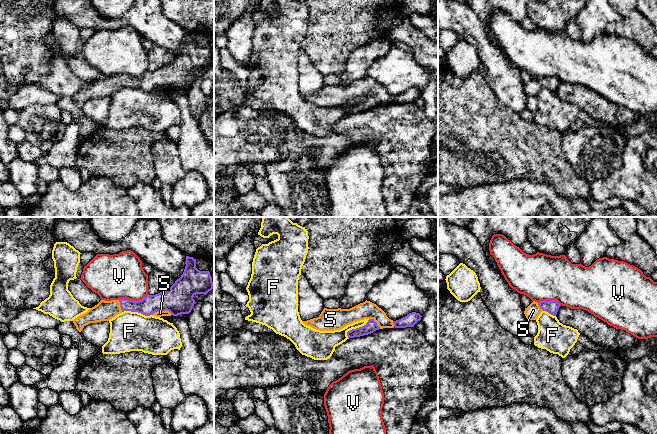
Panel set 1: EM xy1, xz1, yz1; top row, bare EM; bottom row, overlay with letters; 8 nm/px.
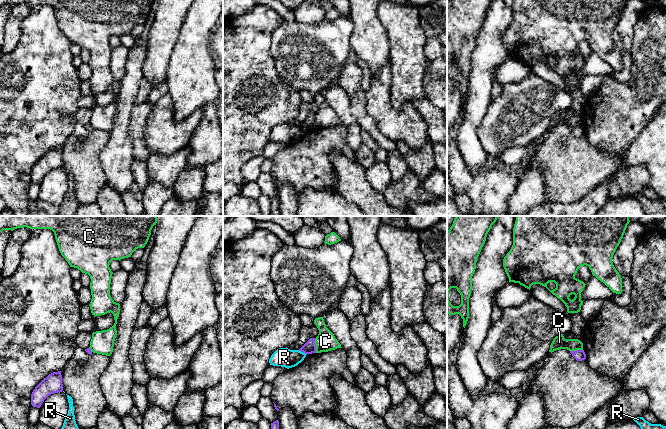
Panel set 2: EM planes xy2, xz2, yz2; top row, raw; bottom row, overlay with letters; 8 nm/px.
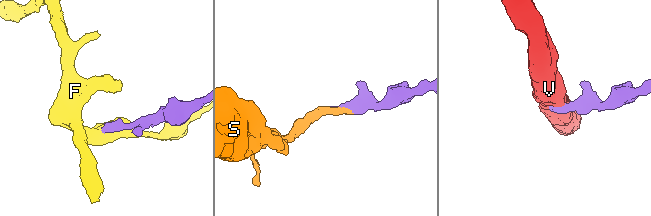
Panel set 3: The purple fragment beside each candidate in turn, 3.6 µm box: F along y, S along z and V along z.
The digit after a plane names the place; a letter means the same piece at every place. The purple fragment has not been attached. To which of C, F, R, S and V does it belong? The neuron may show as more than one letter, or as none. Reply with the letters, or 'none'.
S

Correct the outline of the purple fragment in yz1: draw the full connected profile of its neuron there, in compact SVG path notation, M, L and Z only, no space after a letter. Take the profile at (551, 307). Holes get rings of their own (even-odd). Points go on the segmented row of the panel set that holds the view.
M556 300L533 301L527 308L525 308L524 314L529 320L536 320L542 311L546 311L549 314L556 316L560 306L561 305Z

